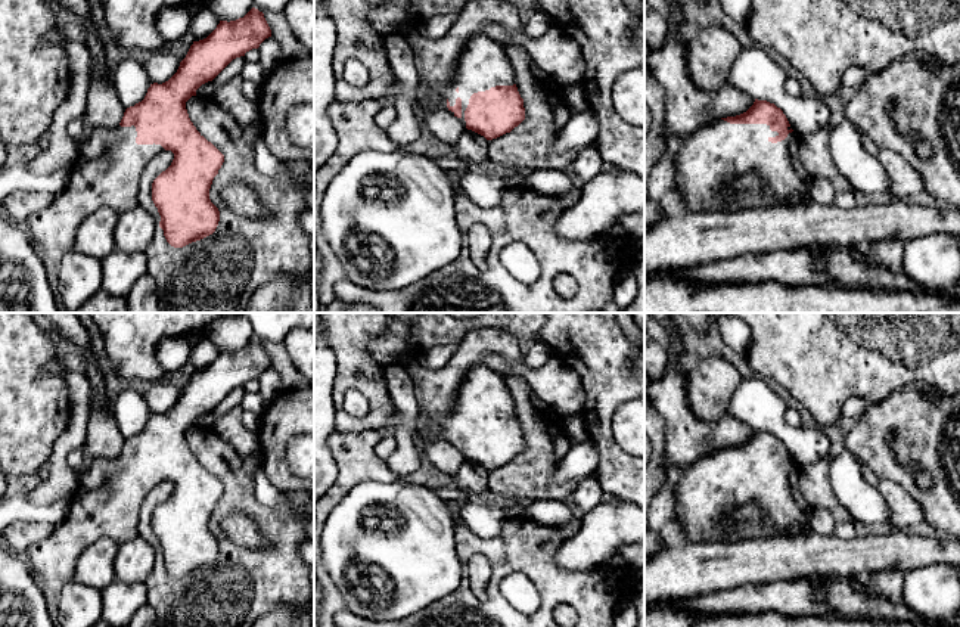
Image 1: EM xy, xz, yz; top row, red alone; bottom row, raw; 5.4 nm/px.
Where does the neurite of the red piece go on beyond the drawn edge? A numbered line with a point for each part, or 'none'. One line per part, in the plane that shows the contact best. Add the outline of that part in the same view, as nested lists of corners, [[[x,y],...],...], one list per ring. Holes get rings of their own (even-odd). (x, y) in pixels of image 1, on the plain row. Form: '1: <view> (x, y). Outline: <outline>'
1: xz (482, 394). Outline: [[[484,364],[472,366],[456,395],[448,418],[439,426],[439,437],[454,437],[456,429],[462,429],[462,447],[466,459],[465,441],[473,423],[490,420],[495,416],[513,416],[513,397],[504,382],[504,376],[495,373]]]

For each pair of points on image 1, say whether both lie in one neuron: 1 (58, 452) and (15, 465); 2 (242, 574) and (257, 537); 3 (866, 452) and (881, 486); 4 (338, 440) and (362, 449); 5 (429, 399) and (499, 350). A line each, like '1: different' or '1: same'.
1: different
2: different
3: different
4: same
5: same

